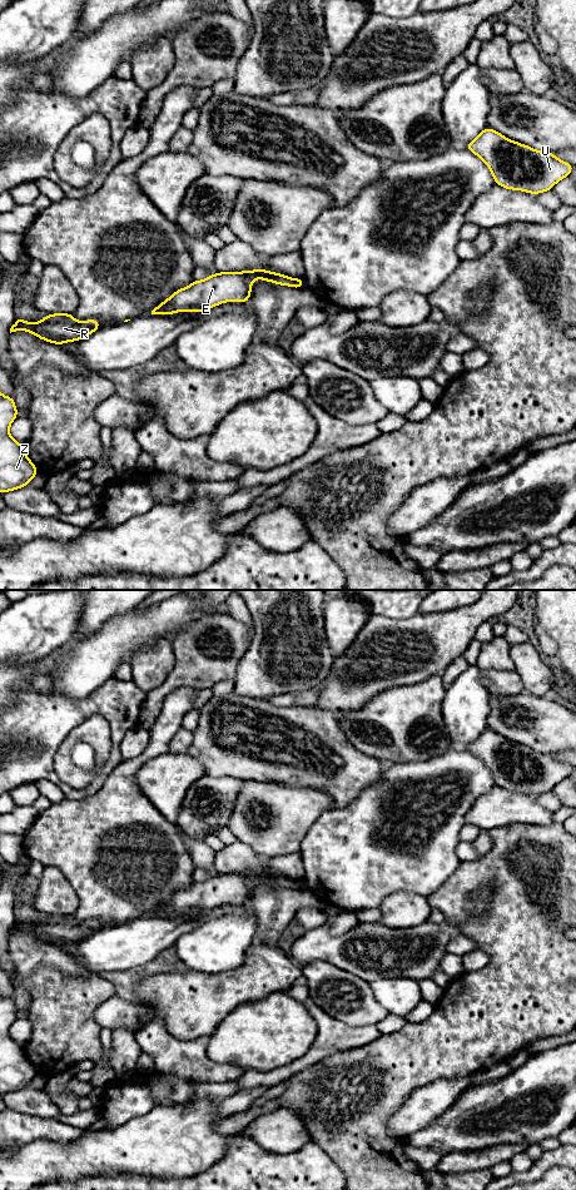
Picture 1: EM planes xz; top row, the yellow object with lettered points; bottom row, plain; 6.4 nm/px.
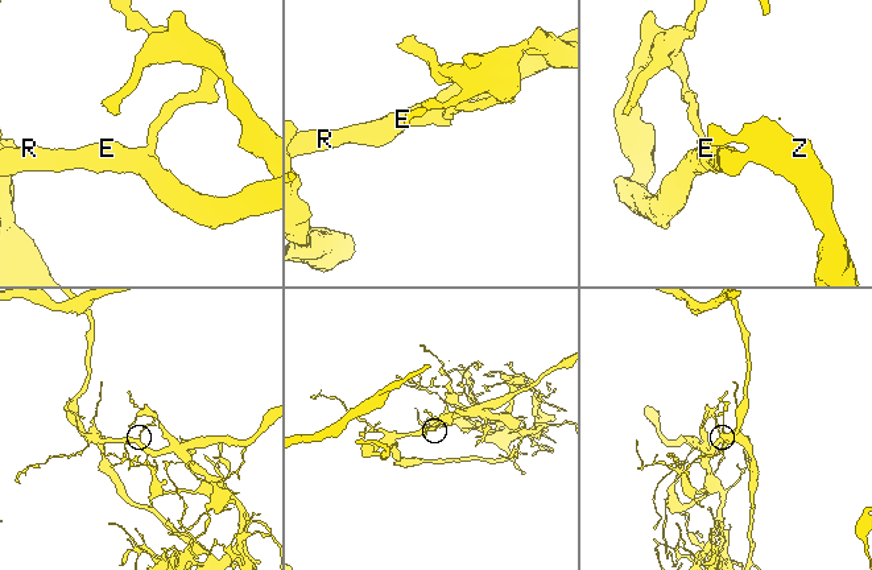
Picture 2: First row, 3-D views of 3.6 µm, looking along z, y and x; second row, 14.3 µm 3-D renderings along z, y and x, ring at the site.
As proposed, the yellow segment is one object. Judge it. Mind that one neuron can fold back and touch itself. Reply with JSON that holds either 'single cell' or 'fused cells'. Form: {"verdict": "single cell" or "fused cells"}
{"verdict": "fused cells"}

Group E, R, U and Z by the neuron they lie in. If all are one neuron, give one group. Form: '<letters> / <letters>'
E R / U Z

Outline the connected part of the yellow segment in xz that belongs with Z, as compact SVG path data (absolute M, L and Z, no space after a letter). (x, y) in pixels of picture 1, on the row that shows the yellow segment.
M0 393L0 494L29 486L39 473L26 456L24 445L15 441L9 428L19 416L13 396Z

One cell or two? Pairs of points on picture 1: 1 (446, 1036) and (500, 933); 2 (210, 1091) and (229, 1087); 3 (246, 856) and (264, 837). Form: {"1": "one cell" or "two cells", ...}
{"1": "one cell", "2": "one cell", "3": "two cells"}

